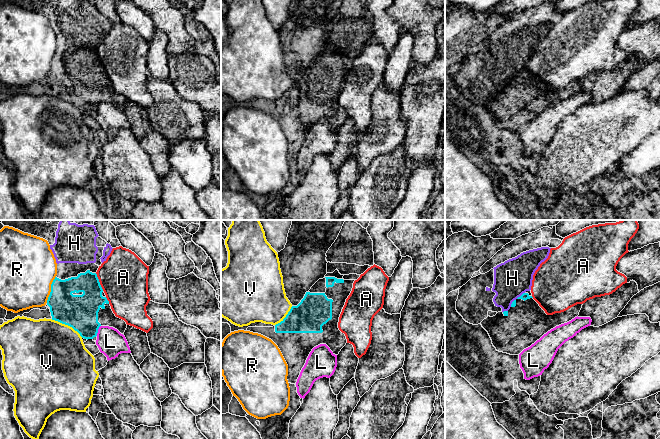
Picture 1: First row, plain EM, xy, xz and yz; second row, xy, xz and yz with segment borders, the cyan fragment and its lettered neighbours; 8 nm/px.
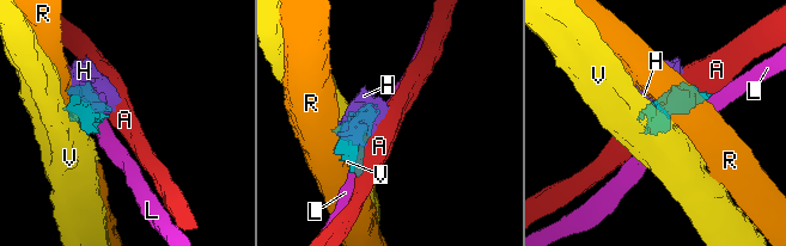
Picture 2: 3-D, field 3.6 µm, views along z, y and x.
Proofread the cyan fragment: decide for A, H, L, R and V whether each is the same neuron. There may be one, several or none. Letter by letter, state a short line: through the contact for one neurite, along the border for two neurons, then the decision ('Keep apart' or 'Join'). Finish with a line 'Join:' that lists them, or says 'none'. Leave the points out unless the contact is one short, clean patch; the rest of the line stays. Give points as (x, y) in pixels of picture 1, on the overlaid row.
A: Keep apart
H: Keep apart
L: Keep apart
R: Keep apart
V: Keep apart
Join: none

